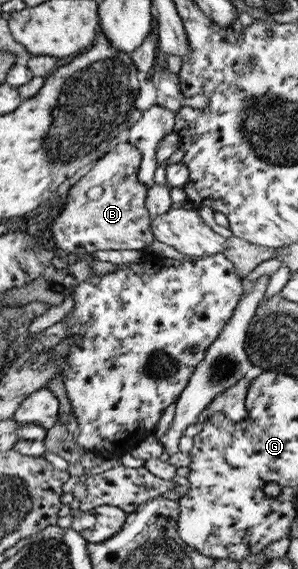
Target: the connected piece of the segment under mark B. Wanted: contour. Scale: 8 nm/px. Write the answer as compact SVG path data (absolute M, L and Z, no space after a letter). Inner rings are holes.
M121 139L109 152L98 159L95 167L79 179L70 189L70 197L52 223L52 237L56 248L64 254L92 255L96 251L144 250L154 241L150 209L148 209L148 187L138 182L138 168L142 153L130 141Z

